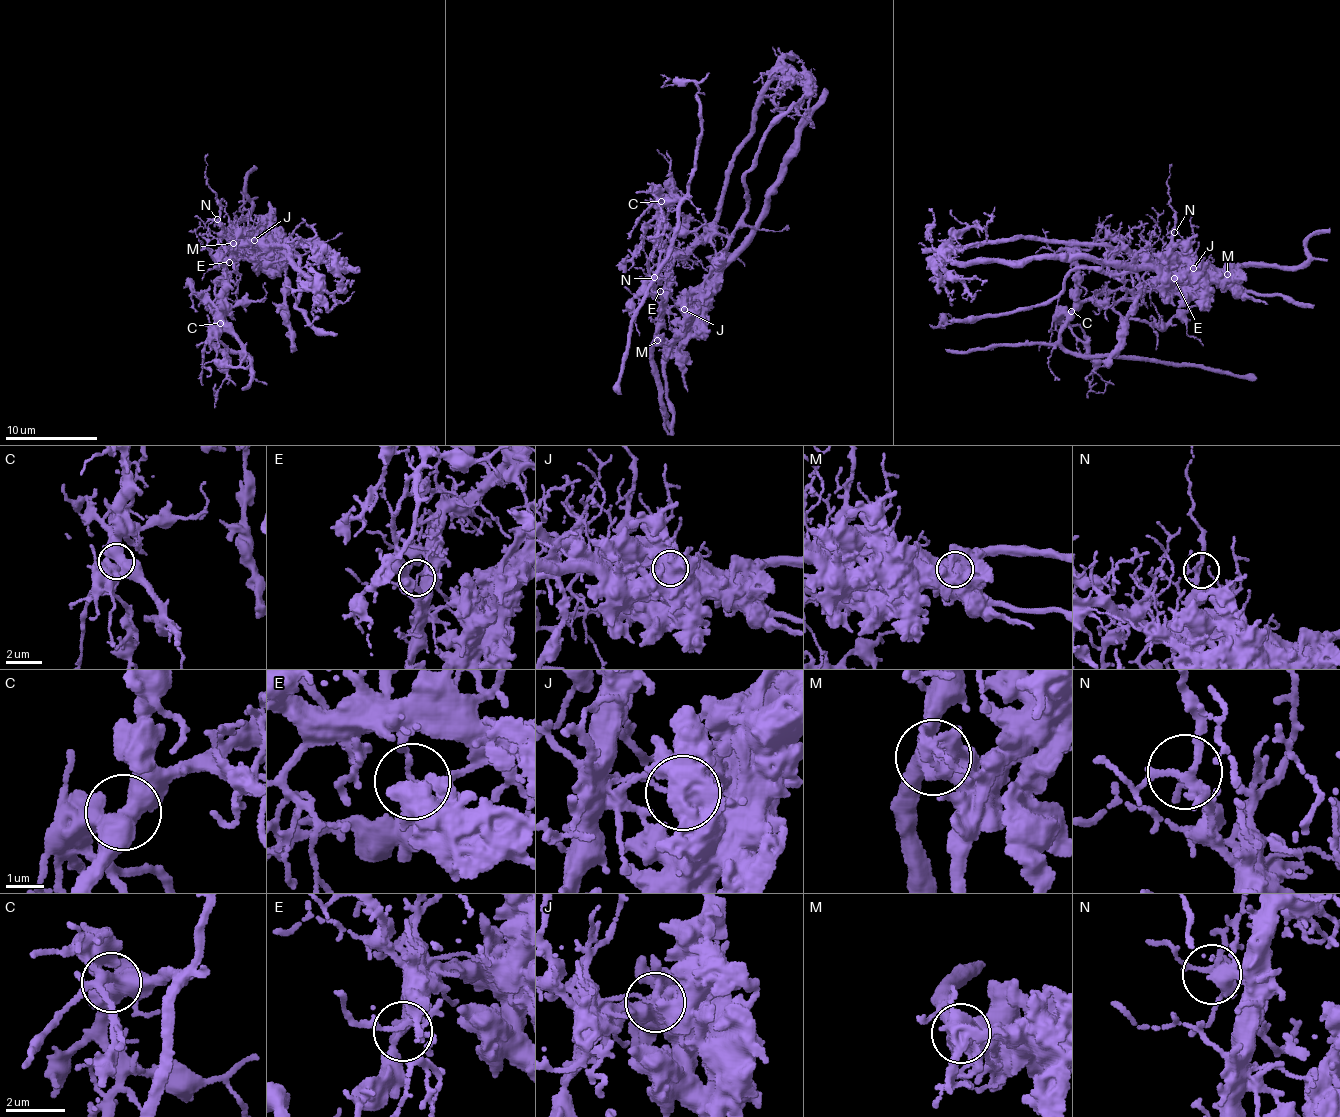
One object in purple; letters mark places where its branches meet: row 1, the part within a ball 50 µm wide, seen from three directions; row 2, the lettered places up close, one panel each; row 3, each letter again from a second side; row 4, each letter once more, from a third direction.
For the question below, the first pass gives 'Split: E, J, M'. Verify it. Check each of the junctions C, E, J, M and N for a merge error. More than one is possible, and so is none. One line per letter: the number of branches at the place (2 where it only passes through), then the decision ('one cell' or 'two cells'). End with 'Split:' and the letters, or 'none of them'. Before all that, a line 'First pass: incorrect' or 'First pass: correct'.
First pass: correct
C: branches 3; one cell
E: branches 3; two cells
J: branches 3; two cells
M: branches 6; two cells
N: branches 3; one cell
Split: E, J, M

